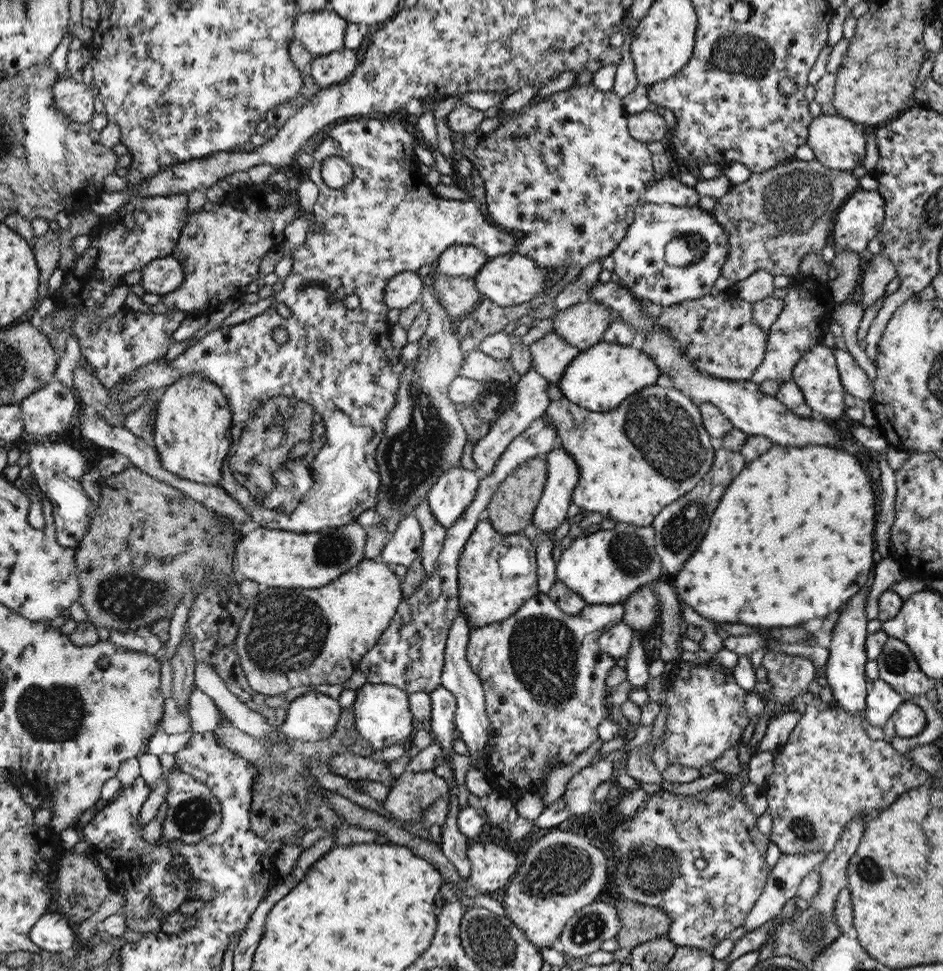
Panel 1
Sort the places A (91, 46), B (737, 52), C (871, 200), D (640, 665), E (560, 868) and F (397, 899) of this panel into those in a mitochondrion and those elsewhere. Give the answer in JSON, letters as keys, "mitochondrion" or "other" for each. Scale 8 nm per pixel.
{"A":"other","B":"mitochondrion","C":"other","D":"other","E":"mitochondrion","F":"other"}

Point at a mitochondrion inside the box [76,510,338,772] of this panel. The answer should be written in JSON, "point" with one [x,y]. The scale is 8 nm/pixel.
{"point":[288,630]}

